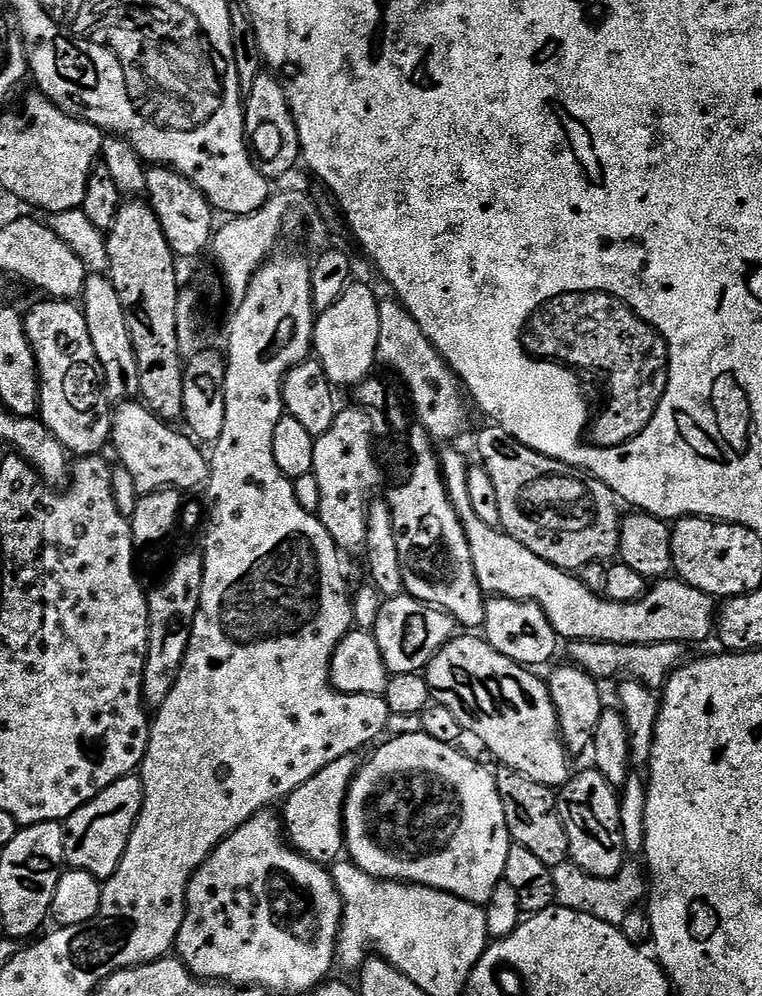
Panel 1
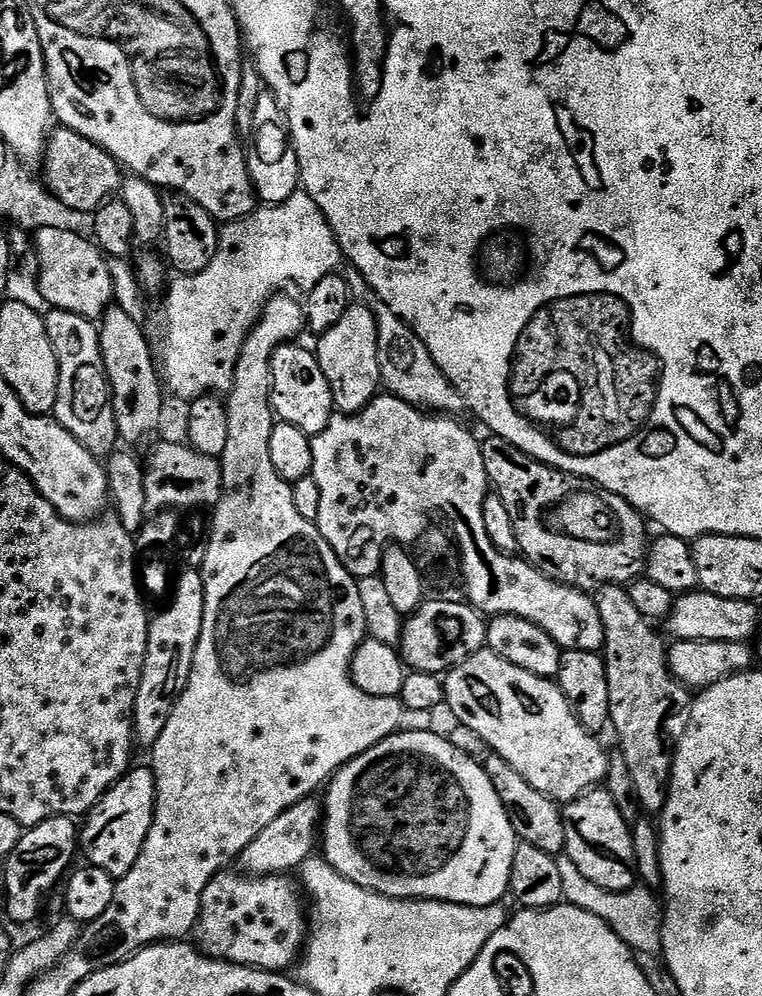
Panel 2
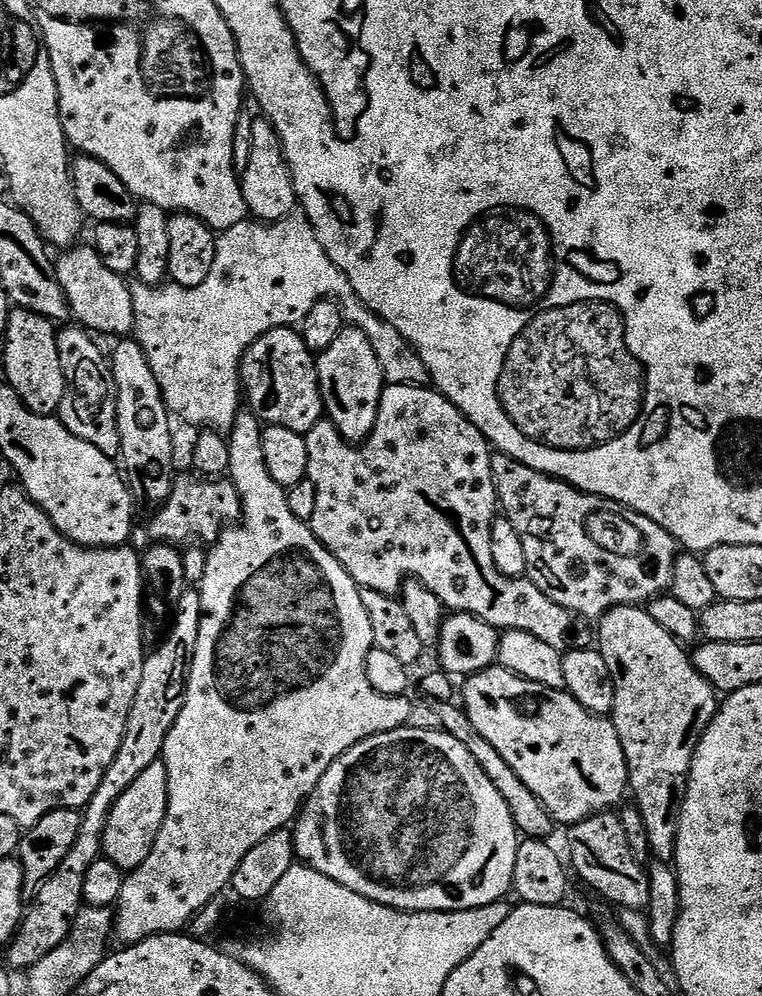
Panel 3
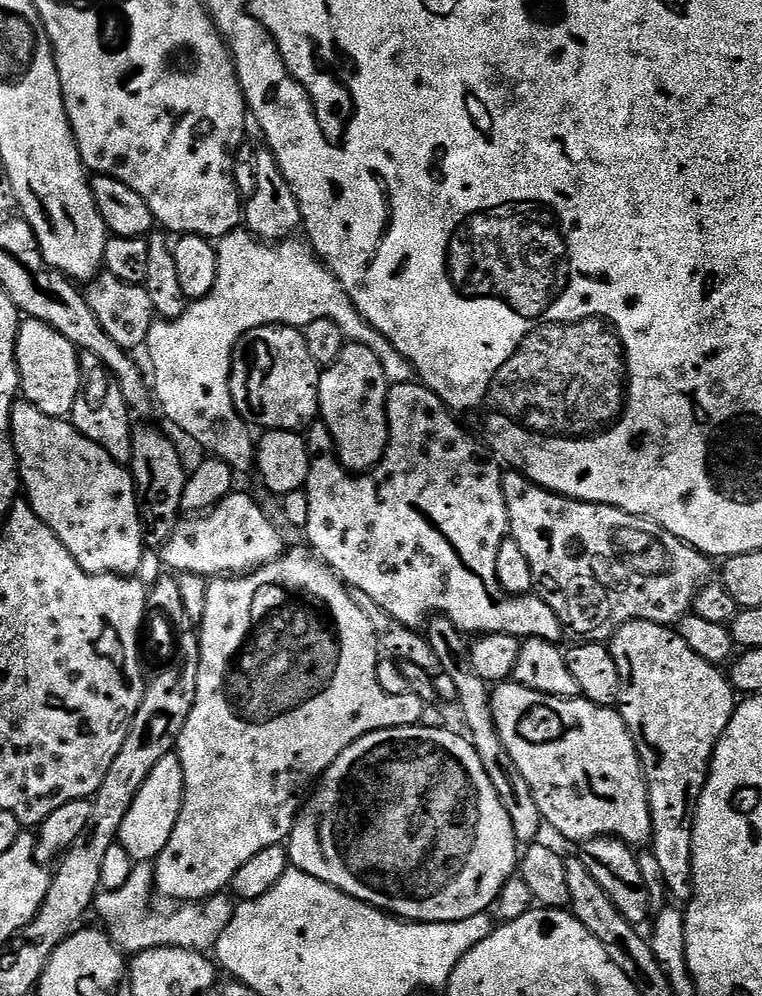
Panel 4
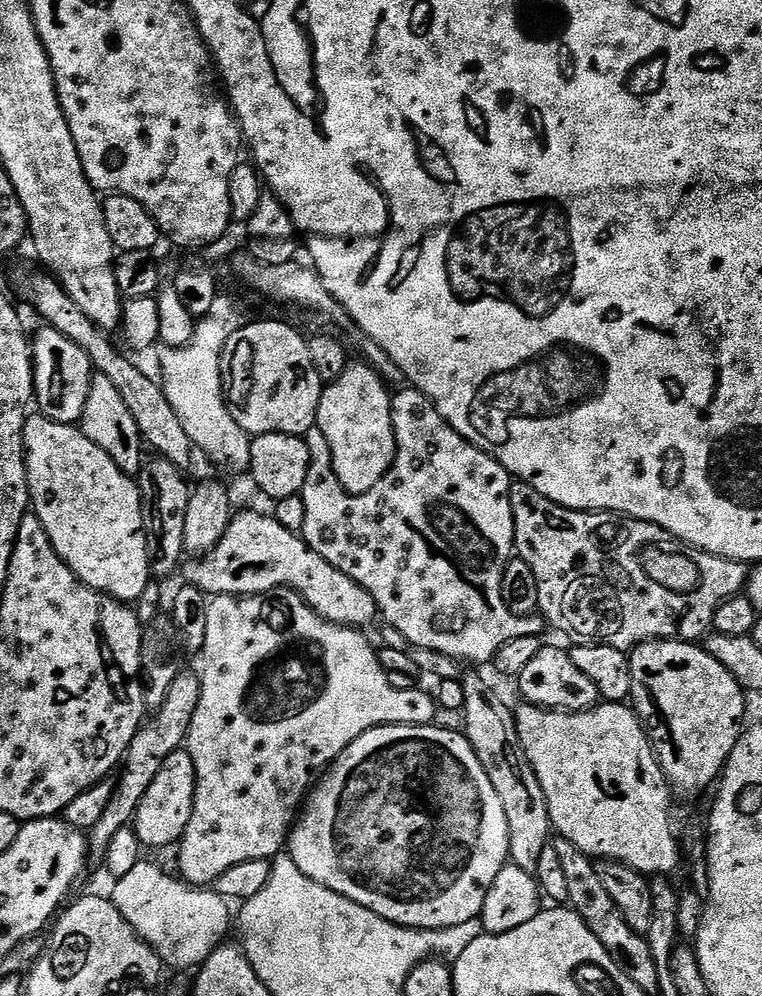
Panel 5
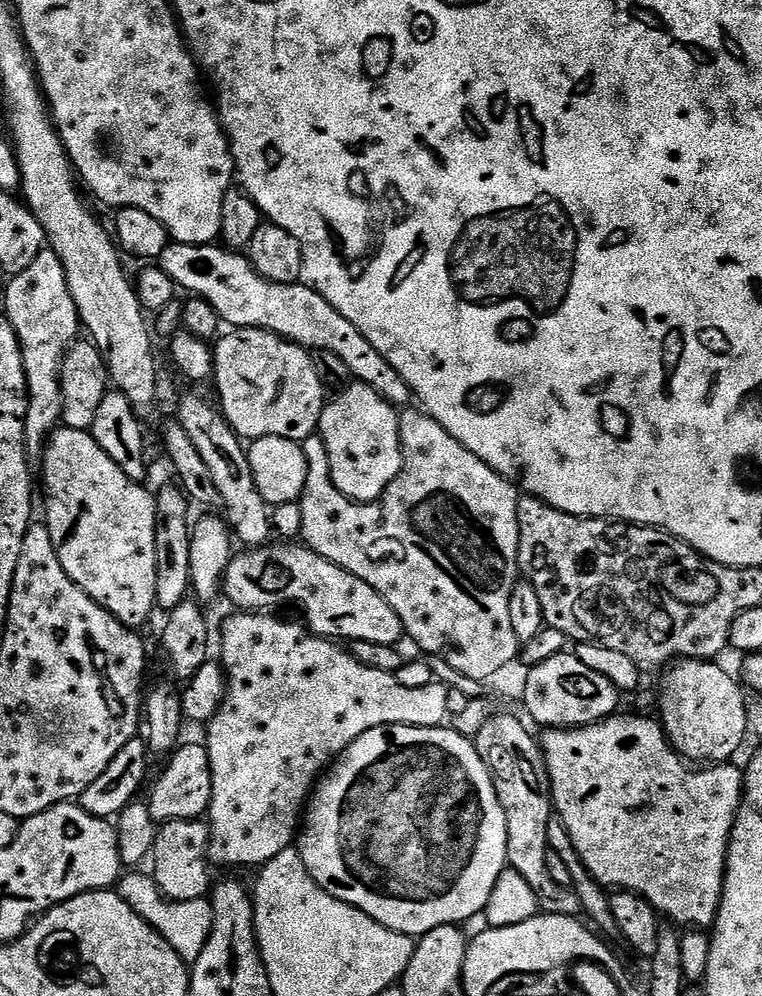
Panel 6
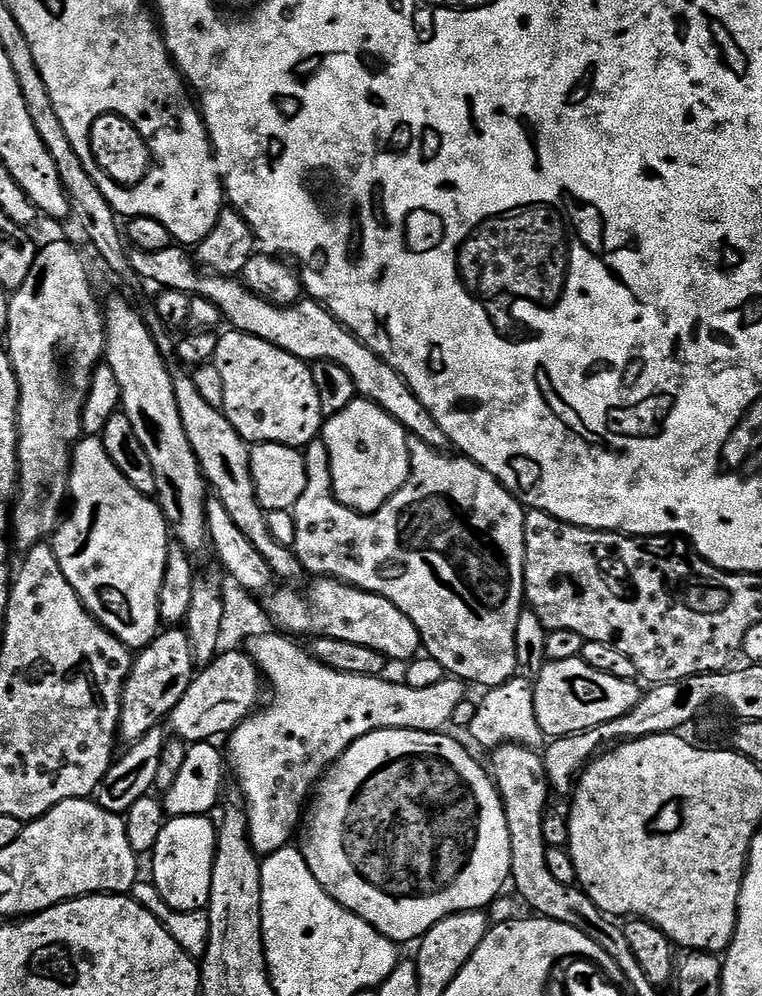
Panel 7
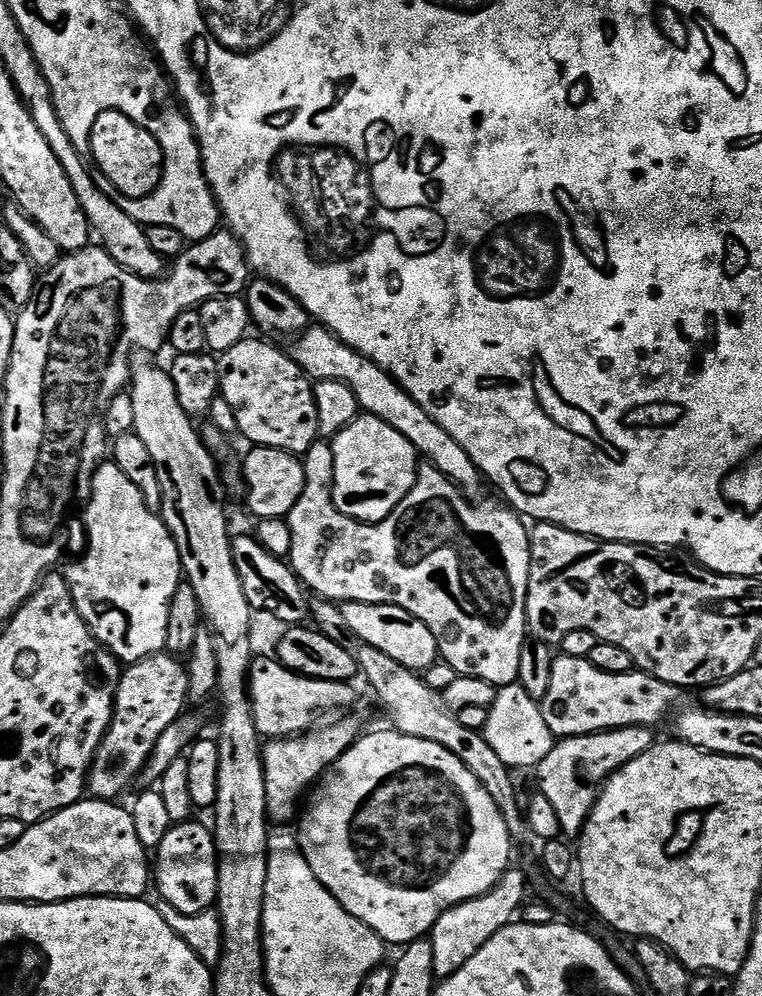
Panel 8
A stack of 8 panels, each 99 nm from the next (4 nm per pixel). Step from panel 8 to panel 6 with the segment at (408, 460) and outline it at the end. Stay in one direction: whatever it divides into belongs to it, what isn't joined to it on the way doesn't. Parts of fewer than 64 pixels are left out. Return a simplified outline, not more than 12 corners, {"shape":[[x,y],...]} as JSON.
{"shape":[[354,382],[318,429],[341,494],[362,504],[404,459],[397,409]]}

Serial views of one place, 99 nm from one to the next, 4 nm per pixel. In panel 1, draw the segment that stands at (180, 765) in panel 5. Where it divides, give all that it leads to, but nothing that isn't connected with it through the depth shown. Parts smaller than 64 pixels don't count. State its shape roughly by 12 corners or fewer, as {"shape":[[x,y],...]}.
{"shape":[[123,776],[63,821],[69,869],[109,880],[140,817]]}

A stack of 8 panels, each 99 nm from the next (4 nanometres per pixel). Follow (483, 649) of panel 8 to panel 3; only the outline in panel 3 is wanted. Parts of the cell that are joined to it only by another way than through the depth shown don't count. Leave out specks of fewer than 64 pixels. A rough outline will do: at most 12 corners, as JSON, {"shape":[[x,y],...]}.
{"shape":[[432,386],[303,433],[312,533],[361,588],[589,647],[494,566],[488,439]]}

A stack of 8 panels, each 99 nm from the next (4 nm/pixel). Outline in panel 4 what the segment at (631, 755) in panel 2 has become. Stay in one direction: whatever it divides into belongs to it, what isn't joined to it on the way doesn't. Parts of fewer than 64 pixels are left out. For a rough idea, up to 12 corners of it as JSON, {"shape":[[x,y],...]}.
{"shape":[[669,625],[608,645],[669,897],[694,894],[692,813],[738,703]]}

